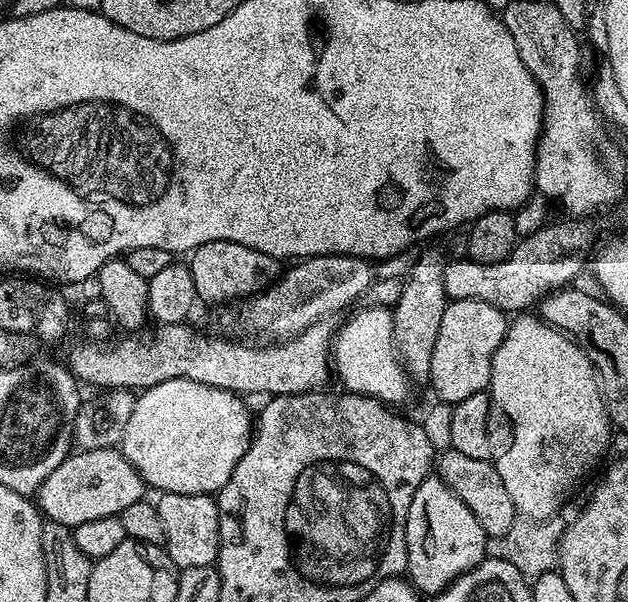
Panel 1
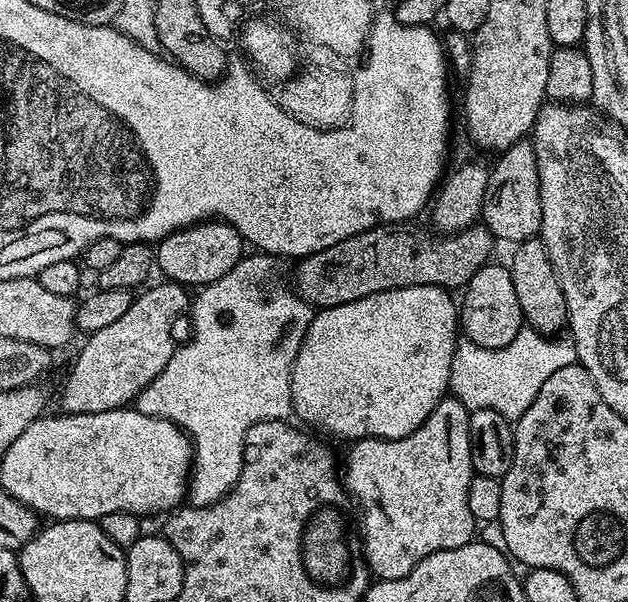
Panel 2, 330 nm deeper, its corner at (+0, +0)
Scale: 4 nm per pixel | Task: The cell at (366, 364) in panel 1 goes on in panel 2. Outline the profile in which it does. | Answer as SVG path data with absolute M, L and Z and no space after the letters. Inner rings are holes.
M406 286L394 290L382 290L378 294L358 298L358 302L346 302L342 306L319 309L313 315L310 326L306 330L304 341L292 367L292 411L295 419L297 421L305 420L309 424L309 426L307 425L309 429L321 428L324 432L345 436L348 442L371 439L397 440L406 438L406 434L414 434L414 430L423 426L426 418L430 418L430 414L436 409L438 402L445 399L446 393L449 391L448 379L458 343L458 304L457 301L452 301L452 296L453 293L449 289L438 286Z

